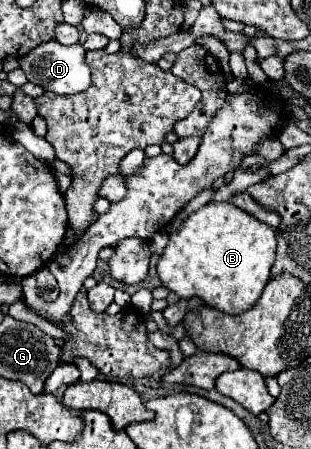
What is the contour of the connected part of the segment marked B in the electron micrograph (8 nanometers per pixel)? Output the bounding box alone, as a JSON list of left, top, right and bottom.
[157,201,275,315]

